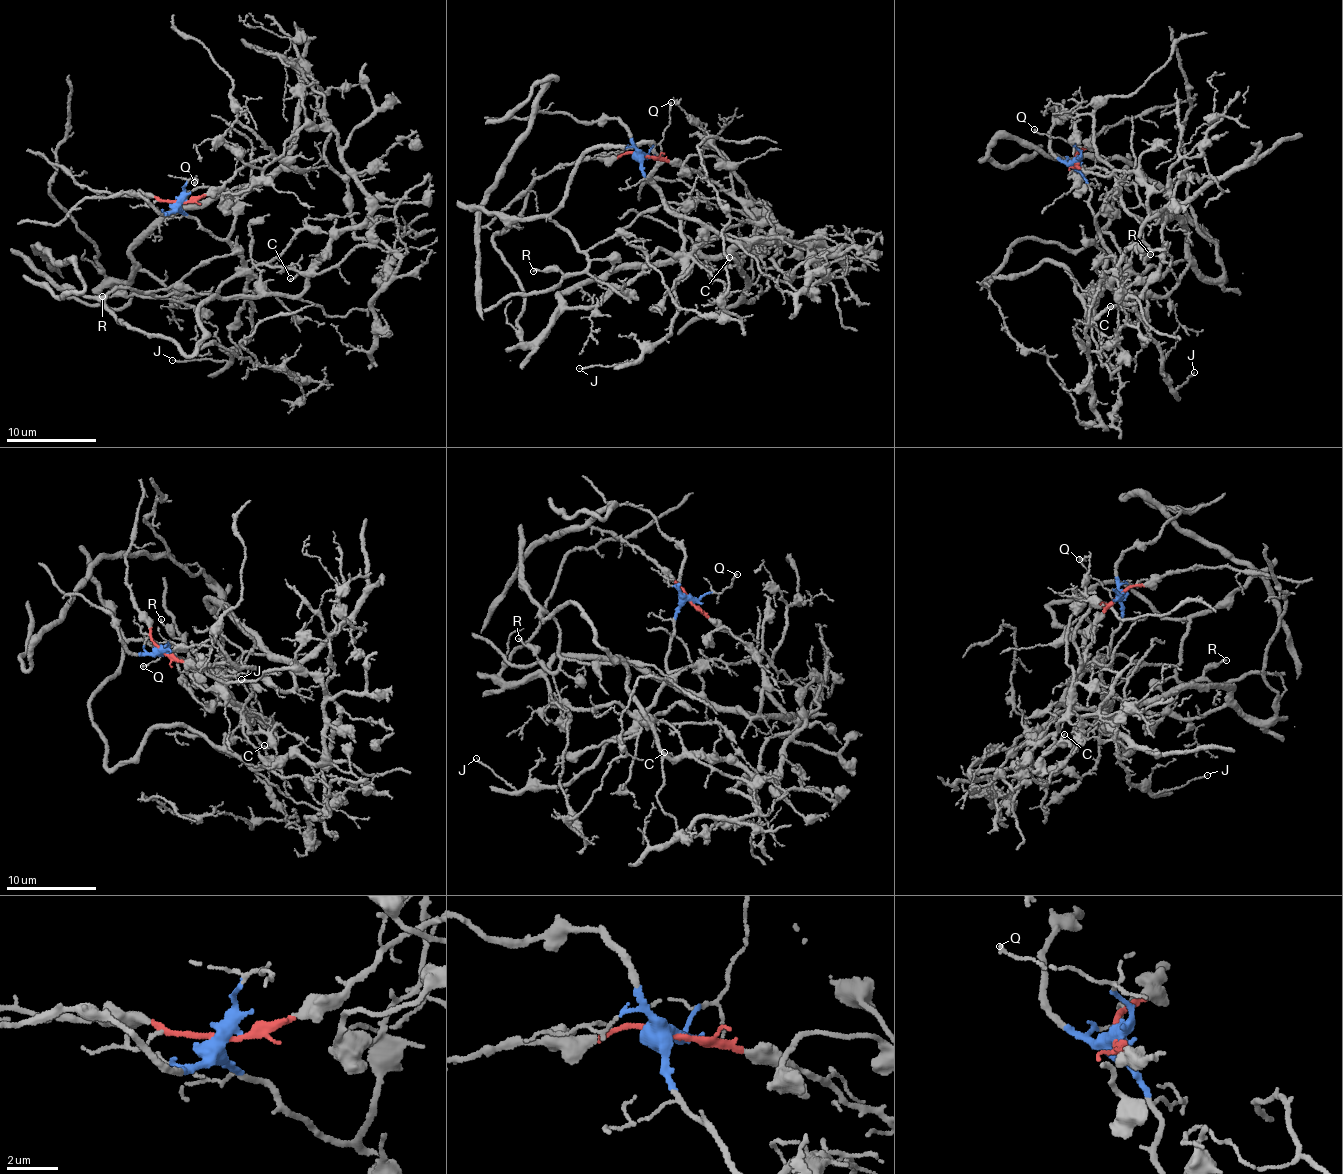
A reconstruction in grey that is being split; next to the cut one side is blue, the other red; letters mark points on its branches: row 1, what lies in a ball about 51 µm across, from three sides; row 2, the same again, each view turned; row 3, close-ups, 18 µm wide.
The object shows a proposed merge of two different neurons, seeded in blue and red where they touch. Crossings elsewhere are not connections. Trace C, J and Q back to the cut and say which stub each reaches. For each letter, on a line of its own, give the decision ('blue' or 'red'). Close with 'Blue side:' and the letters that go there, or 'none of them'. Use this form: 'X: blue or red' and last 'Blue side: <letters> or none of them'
C: blue
J: blue
Q: blue
Blue side: C, J, Q

